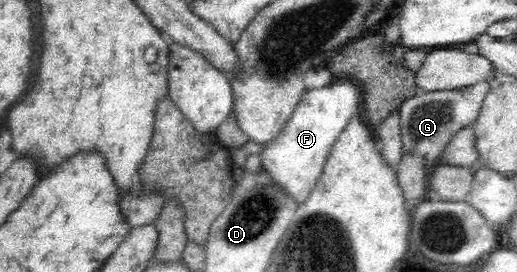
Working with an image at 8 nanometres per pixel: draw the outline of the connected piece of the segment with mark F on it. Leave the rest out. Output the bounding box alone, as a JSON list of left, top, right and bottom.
[259,81,361,207]

